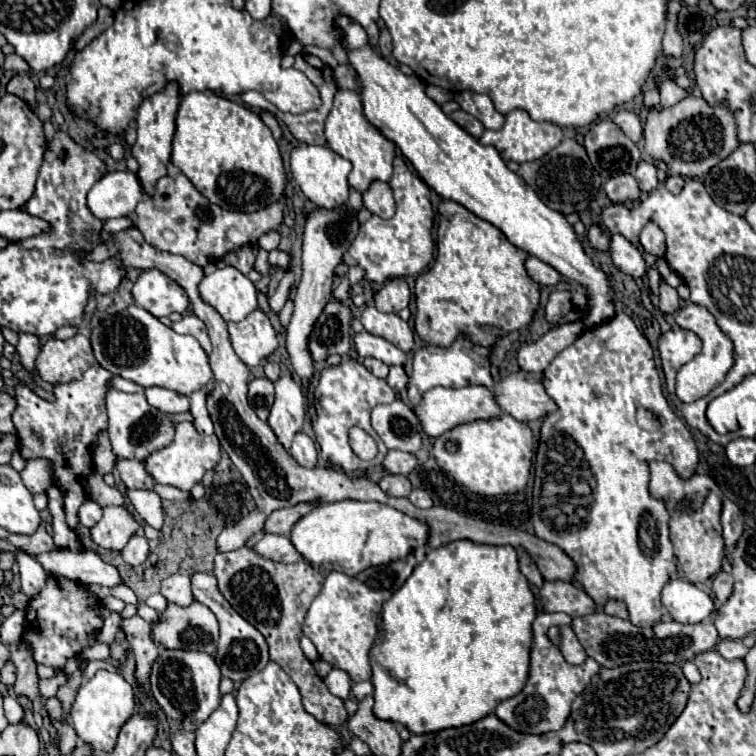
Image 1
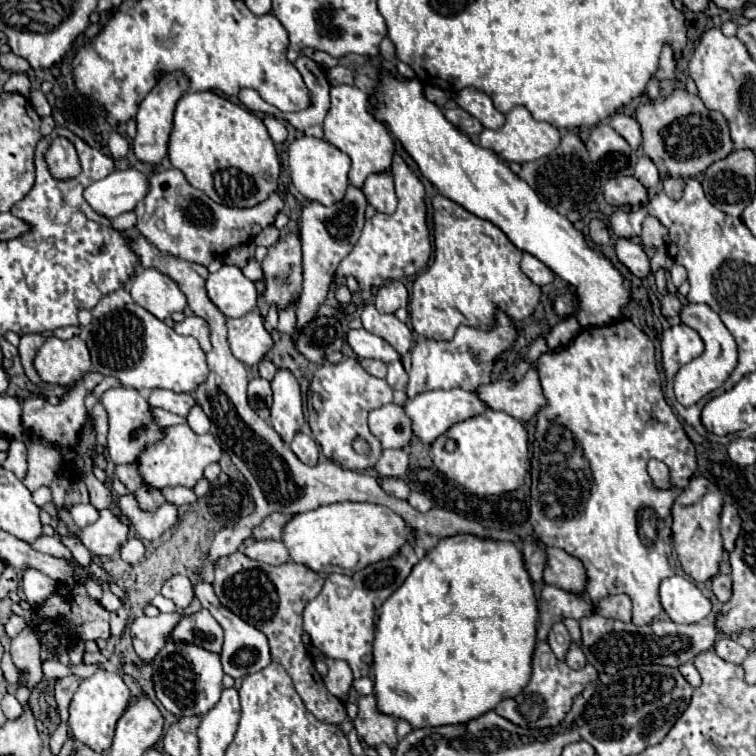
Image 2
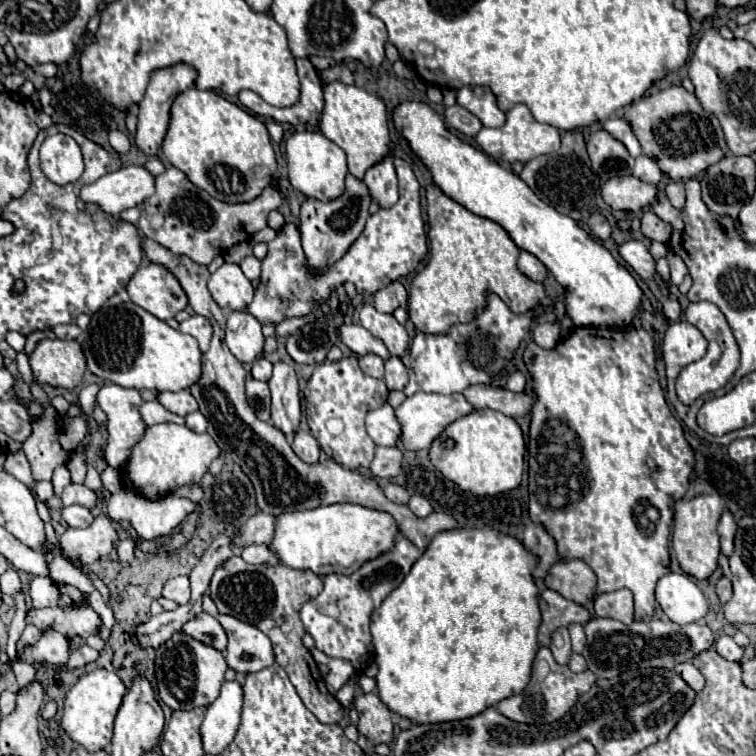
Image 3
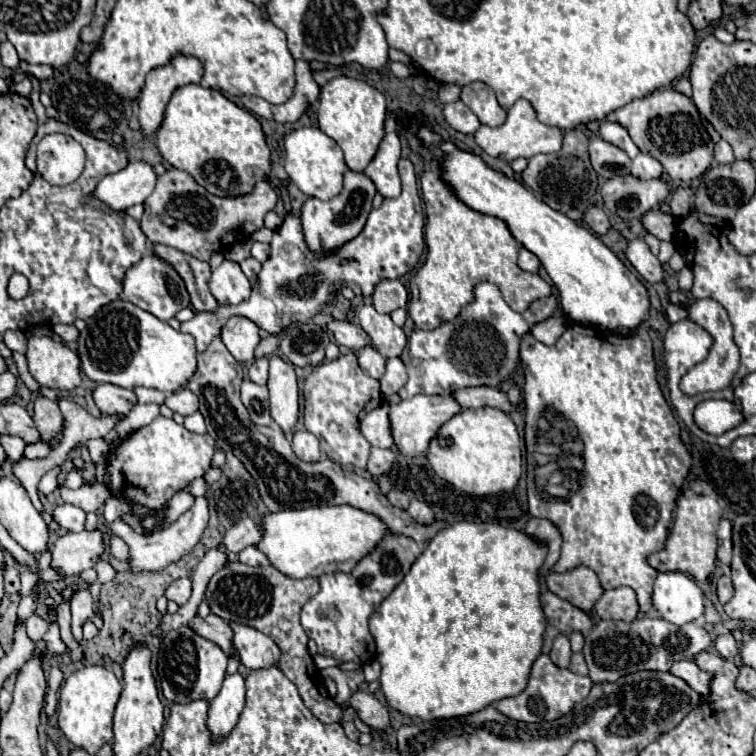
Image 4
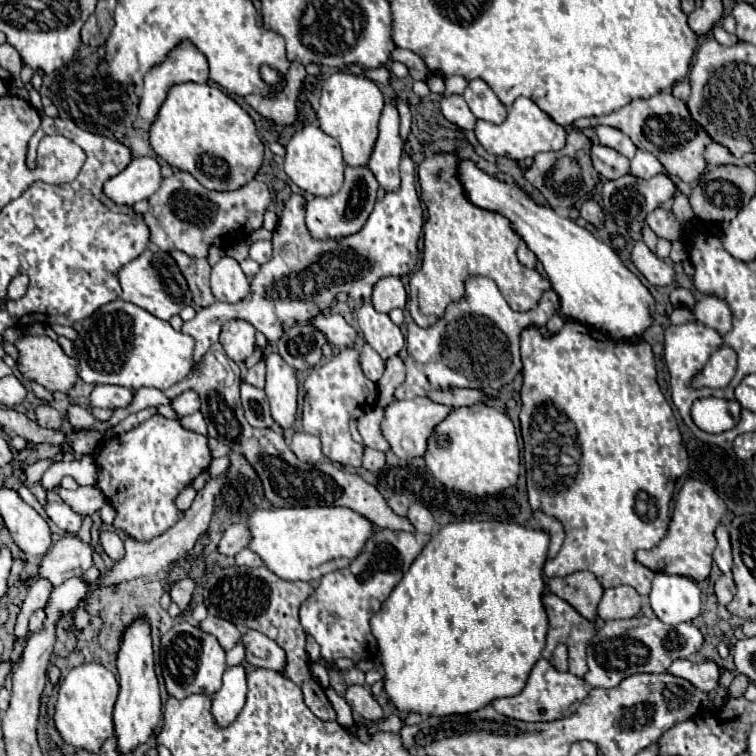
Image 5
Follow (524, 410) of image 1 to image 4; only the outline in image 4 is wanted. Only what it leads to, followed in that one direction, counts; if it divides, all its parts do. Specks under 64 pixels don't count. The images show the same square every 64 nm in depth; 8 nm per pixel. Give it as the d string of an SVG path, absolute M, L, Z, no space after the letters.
M474 386L474 388L462 388L454 392L454 398L464 406L464 408L482 408L482 406L492 406L498 408L506 414L516 412L522 404L512 404L508 400L508 394L502 390L496 390L492 386Z

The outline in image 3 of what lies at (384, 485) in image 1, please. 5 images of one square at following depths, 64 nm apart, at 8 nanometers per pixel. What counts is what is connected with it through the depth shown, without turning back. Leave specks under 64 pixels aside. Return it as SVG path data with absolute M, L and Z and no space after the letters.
M386 484L386 488L384 488L384 494L388 496L388 500L392 500L392 502L398 502L398 504L408 504L408 498L410 498L410 494L406 492L406 488L404 486L398 486L398 484Z

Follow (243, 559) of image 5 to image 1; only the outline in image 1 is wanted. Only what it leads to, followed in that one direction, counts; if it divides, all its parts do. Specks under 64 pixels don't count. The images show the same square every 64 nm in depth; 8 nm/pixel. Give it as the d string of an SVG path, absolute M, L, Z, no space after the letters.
M266 534L256 546L254 550L274 562L300 562L304 560L300 556L300 552L296 552L296 548L292 548L292 542L288 540L288 536L276 536L276 534Z

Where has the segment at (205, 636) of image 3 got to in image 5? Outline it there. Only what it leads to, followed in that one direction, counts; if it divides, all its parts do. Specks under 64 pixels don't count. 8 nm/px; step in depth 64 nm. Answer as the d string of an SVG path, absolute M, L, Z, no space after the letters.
M208 616L206 620L202 620L202 622L198 624L198 628L204 628L204 632L216 636L216 640L220 642L220 646L222 646L226 652L228 652L230 648L234 648L236 642L240 640L240 630L238 630L232 622L224 620L224 618L218 618L218 616Z

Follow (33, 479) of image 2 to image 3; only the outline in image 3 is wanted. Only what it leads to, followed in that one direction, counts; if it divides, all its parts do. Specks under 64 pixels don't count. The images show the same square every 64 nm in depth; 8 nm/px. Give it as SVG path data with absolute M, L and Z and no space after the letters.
M34 378L30 384L34 400L44 406L44 418L36 420L30 438L22 444L26 458L32 468L32 476L36 482L50 480L54 468L62 466L68 458L68 452L58 442L58 428L60 420L56 418L56 410L52 408L46 392L42 392L40 382Z

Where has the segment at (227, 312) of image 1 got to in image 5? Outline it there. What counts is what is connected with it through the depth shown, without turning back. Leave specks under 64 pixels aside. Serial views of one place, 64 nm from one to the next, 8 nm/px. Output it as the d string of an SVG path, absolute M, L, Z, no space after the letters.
M224 256L210 276L210 288L220 302L240 302L250 292L250 282L234 258Z

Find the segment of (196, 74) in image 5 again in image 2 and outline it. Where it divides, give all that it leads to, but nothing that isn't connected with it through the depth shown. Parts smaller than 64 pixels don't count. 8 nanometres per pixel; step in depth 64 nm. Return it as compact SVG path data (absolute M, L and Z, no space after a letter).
M172 72L166 74L158 80L156 88L140 102L136 122L138 122L138 134L132 142L132 150L136 158L144 164L152 164L154 168L160 168L164 158L168 156L168 136L172 132L172 118L174 118L174 108L182 94L188 90L188 80L182 72Z

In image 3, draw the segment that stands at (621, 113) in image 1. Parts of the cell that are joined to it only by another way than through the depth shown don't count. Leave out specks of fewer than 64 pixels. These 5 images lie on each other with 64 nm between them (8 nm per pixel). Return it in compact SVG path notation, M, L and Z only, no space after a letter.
M608 118L608 120L602 124L602 128L604 128L606 132L610 132L616 140L620 140L634 158L642 154L640 142L636 140L636 136L634 136L632 126L628 124L628 120L624 120L624 118Z

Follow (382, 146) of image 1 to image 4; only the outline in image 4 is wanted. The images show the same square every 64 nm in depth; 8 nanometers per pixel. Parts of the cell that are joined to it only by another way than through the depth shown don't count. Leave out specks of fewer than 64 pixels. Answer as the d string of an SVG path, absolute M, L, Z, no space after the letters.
M338 76L322 86L318 126L342 148L346 166L352 172L364 172L364 168L372 162L372 156L376 156L376 148L380 148L380 140L384 138L384 120L386 100L370 84L348 76Z

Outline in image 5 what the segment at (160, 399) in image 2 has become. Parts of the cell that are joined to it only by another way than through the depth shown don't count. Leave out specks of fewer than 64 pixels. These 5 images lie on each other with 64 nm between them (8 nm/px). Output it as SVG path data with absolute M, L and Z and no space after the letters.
M186 390L186 392L182 392L180 396L176 396L176 398L170 402L170 406L176 410L178 416L188 416L188 414L198 412L198 408L200 408L200 398L198 398L196 392Z

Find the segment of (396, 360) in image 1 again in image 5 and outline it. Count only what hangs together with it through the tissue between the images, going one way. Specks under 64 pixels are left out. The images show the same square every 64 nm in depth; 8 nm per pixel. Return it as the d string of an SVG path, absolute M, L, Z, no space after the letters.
M318 314L314 318L314 326L326 334L330 346L342 346L358 342L358 332L340 316L340 314Z

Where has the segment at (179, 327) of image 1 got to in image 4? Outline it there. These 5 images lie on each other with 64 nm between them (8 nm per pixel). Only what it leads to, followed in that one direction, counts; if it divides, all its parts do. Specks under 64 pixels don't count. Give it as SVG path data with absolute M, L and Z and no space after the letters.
M400 158L398 172L402 180L402 194L394 200L384 200L378 210L370 212L364 230L354 240L346 242L342 248L338 248L330 256L324 256L322 260L316 260L314 254L306 248L300 218L288 214L284 218L284 224L274 230L270 256L262 264L258 284L254 286L250 300L242 302L240 306L224 306L224 316L212 312L196 312L192 320L182 322L180 330L196 338L198 352L204 352L208 348L212 338L220 334L220 328L234 314L250 318L270 334L280 334L282 328L294 322L306 322L314 314L322 312L342 286L350 286L356 296L372 296L380 280L392 280L408 274L412 268L416 268L424 252L424 212L412 162Z

